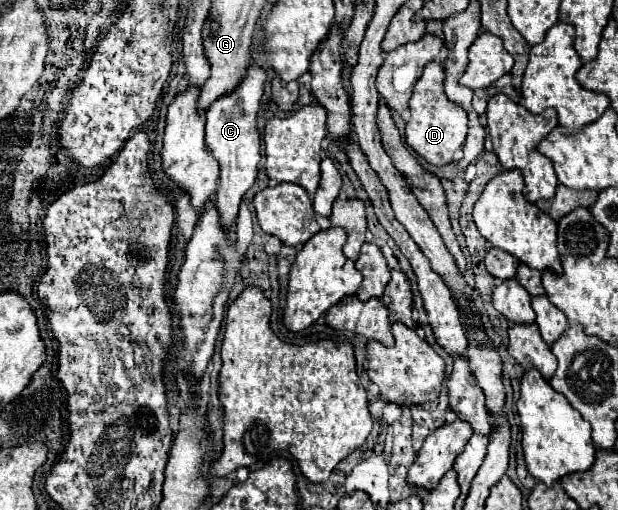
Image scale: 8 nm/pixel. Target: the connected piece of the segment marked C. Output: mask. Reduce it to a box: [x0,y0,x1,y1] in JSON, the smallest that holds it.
[205,65,265,233]

